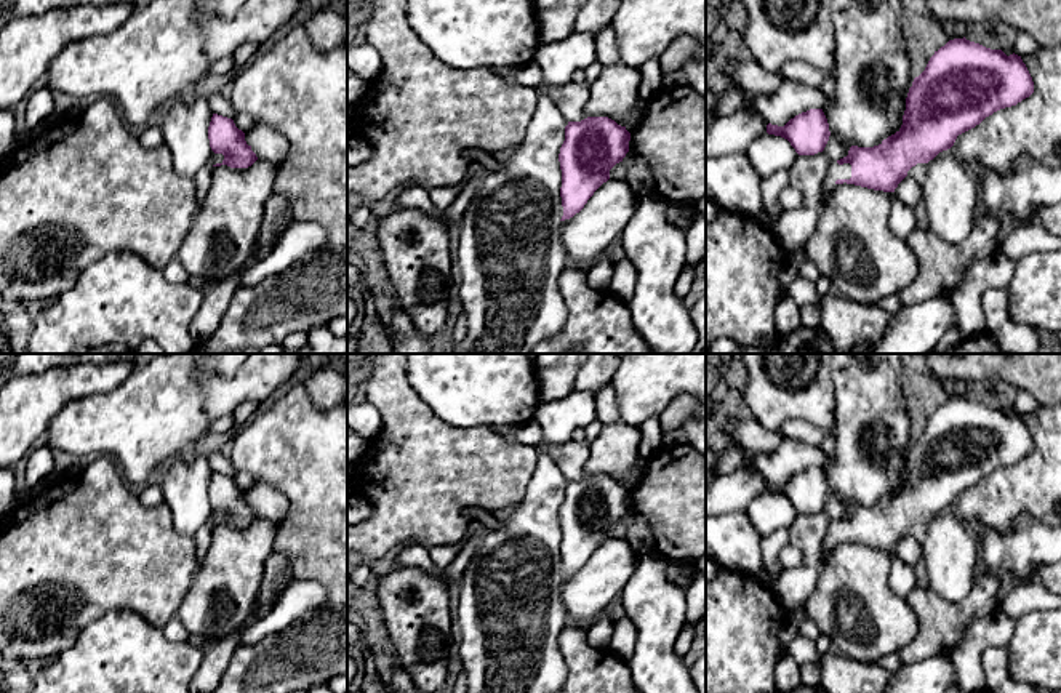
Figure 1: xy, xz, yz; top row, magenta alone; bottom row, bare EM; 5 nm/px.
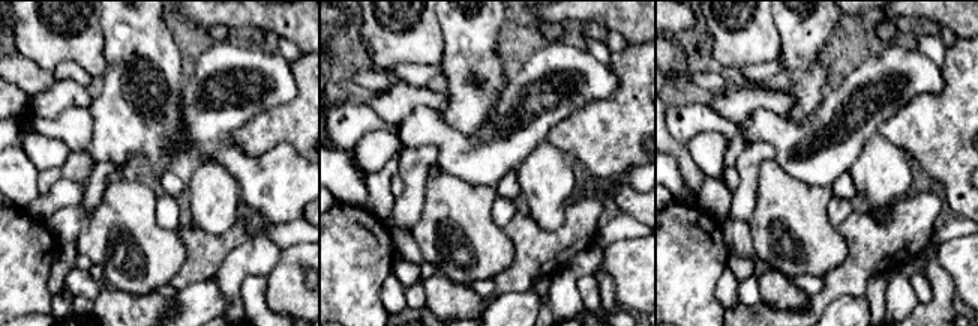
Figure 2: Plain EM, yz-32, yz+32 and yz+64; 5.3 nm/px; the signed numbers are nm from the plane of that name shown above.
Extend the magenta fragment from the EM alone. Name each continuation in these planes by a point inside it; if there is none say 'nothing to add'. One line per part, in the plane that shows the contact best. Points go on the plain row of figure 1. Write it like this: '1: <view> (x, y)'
1: yz (836, 530)

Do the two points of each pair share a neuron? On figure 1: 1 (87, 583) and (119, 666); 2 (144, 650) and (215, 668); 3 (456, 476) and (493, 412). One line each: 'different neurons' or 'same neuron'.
1: different neurons
2: different neurons
3: different neurons

